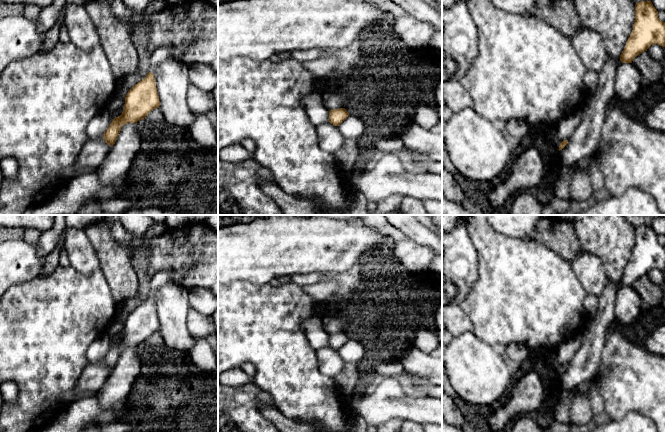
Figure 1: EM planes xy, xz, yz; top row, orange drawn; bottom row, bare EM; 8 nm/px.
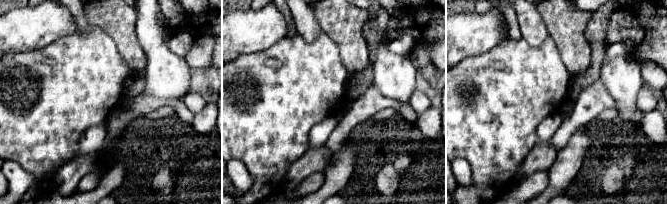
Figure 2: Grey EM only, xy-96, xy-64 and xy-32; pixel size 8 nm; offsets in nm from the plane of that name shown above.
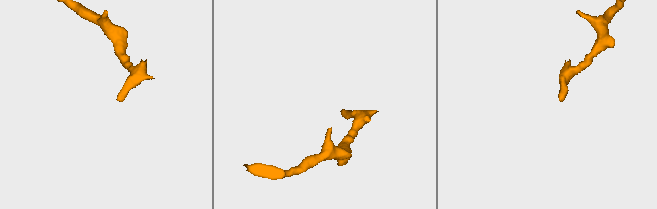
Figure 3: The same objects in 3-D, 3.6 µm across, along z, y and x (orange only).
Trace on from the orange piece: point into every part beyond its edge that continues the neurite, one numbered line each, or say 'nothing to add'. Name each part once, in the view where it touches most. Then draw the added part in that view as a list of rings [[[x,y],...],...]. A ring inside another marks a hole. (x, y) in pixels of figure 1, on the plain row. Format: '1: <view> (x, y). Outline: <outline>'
nothing to add

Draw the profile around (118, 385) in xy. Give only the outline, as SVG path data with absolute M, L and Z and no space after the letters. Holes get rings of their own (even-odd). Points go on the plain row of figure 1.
M137 347L122 349L115 368L97 394L104 410L112 409L129 395L134 380L140 374L140 366Z

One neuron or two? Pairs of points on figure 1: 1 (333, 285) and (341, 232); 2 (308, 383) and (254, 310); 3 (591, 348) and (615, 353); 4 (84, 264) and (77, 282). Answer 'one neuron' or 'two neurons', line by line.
1: two neurons
2: one neuron
3: two neurons
4: two neurons

